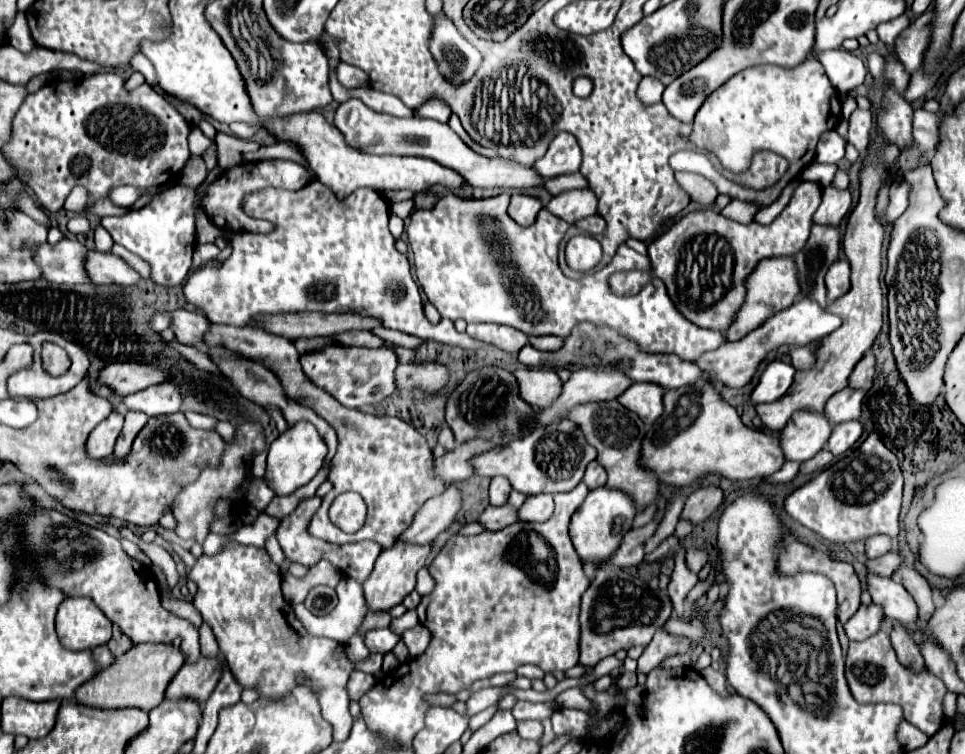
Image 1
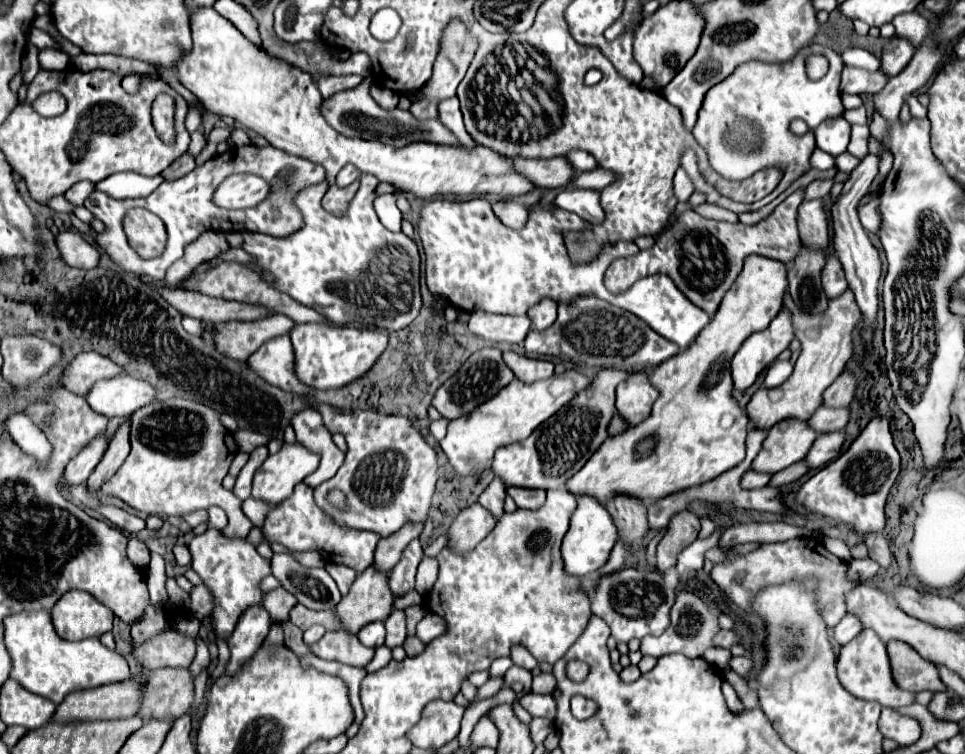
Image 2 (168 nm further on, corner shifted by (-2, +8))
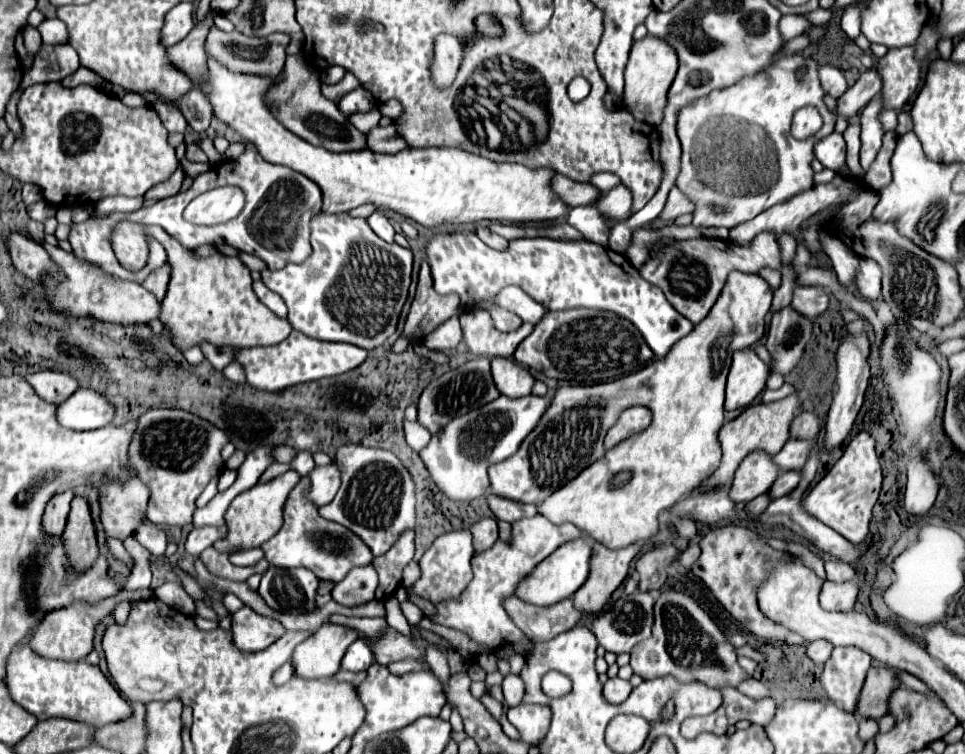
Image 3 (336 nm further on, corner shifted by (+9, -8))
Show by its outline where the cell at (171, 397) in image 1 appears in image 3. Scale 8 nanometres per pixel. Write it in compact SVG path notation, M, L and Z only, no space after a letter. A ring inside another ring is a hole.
M78 388L68 400L56 408L56 420L60 426L70 430L96 430L108 426L114 408L108 398L92 392L90 388Z

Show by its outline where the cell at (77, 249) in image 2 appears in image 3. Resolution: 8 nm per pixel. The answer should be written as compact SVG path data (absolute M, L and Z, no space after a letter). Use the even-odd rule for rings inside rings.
M22 234L8 236L6 238L6 250L12 258L14 268L20 274L24 274L26 278L30 278L34 282L40 282L44 272L54 272L58 278L62 278L56 272L56 266L52 266L52 260L50 260L48 252L40 244L28 240L26 236L22 236Z

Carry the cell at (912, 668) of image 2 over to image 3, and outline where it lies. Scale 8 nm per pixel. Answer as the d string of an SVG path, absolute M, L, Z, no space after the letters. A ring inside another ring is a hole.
M870 668L854 714L864 716L864 718L874 718L874 720L882 718L888 712L886 698L898 686L896 682L898 680L896 680L896 674L892 670L888 670L888 668Z

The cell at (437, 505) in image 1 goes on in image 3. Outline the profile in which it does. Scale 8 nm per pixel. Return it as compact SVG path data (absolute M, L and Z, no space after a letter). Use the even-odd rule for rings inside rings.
M372 566L354 568L342 582L334 584L332 600L342 606L360 606L374 600L378 574Z

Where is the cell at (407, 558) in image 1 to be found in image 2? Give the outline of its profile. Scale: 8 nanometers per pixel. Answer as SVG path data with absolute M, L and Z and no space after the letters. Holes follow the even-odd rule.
M375 566L361 572L351 592L335 606L347 632L359 632L365 624L385 620L393 610L395 594L389 588L389 572Z

